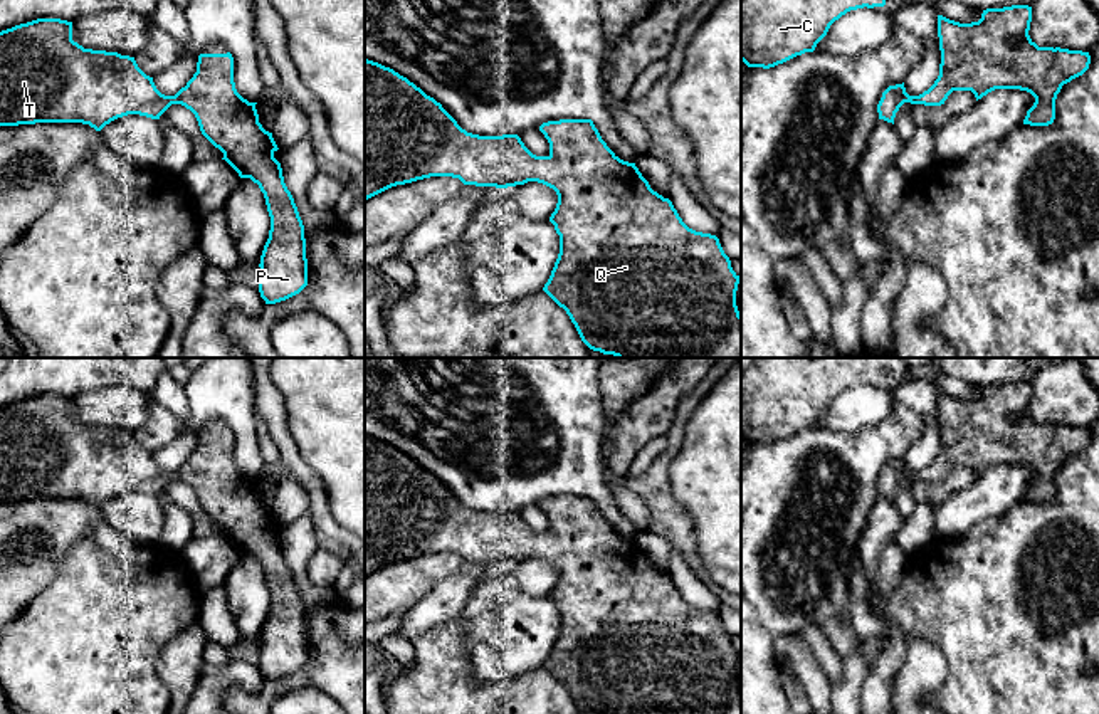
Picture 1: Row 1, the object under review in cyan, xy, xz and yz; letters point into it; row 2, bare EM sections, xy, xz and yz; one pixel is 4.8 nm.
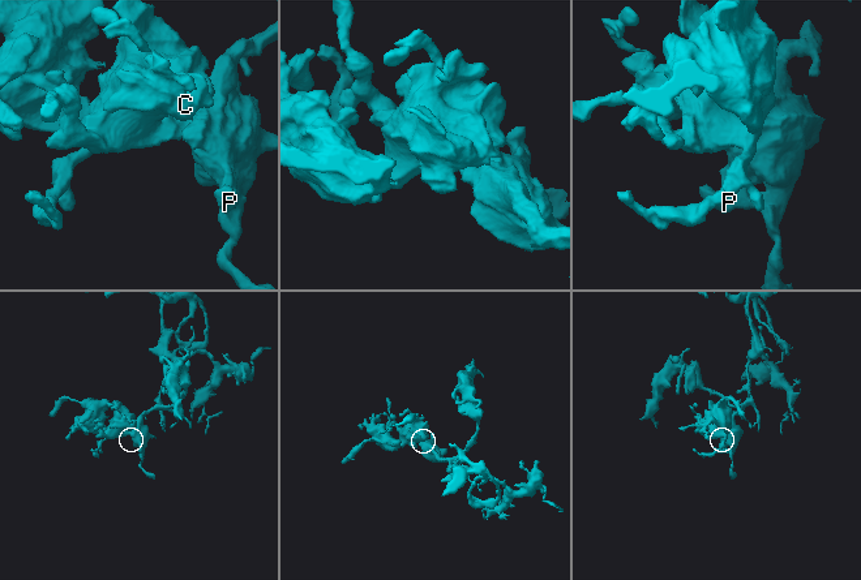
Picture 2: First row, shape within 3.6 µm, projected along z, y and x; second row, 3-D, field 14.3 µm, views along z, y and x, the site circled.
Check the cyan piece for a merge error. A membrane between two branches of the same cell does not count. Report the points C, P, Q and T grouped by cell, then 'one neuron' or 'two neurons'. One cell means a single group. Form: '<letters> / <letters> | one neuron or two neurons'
C P Q T | one neuron

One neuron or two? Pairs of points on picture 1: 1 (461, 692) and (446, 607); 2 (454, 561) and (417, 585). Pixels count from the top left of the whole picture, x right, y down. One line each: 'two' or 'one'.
1: two
2: one

